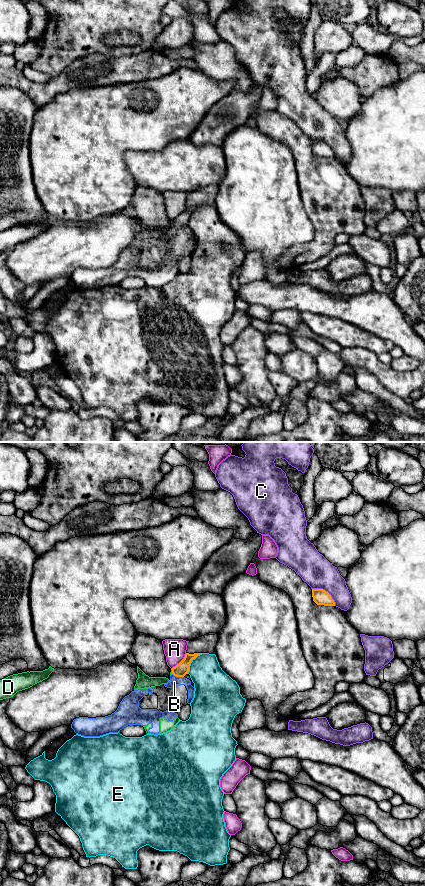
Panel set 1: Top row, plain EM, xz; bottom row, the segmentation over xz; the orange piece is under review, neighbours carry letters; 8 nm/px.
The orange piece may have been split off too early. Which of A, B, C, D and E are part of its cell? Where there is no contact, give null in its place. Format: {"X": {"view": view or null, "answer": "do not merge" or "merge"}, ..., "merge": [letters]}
{"A": {"view": "xz", "answer": "do not merge"}, "B": {"view": "xz", "answer": "do not merge"}, "C": {"view": "xz", "answer": "do not merge"}, "D": {"view": "xz", "answer": "do not merge"}, "E": {"view": "xz", "answer": "do not merge"}, "merge": []}

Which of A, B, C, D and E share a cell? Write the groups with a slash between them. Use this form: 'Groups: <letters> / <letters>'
Groups: A / B D / C / E

